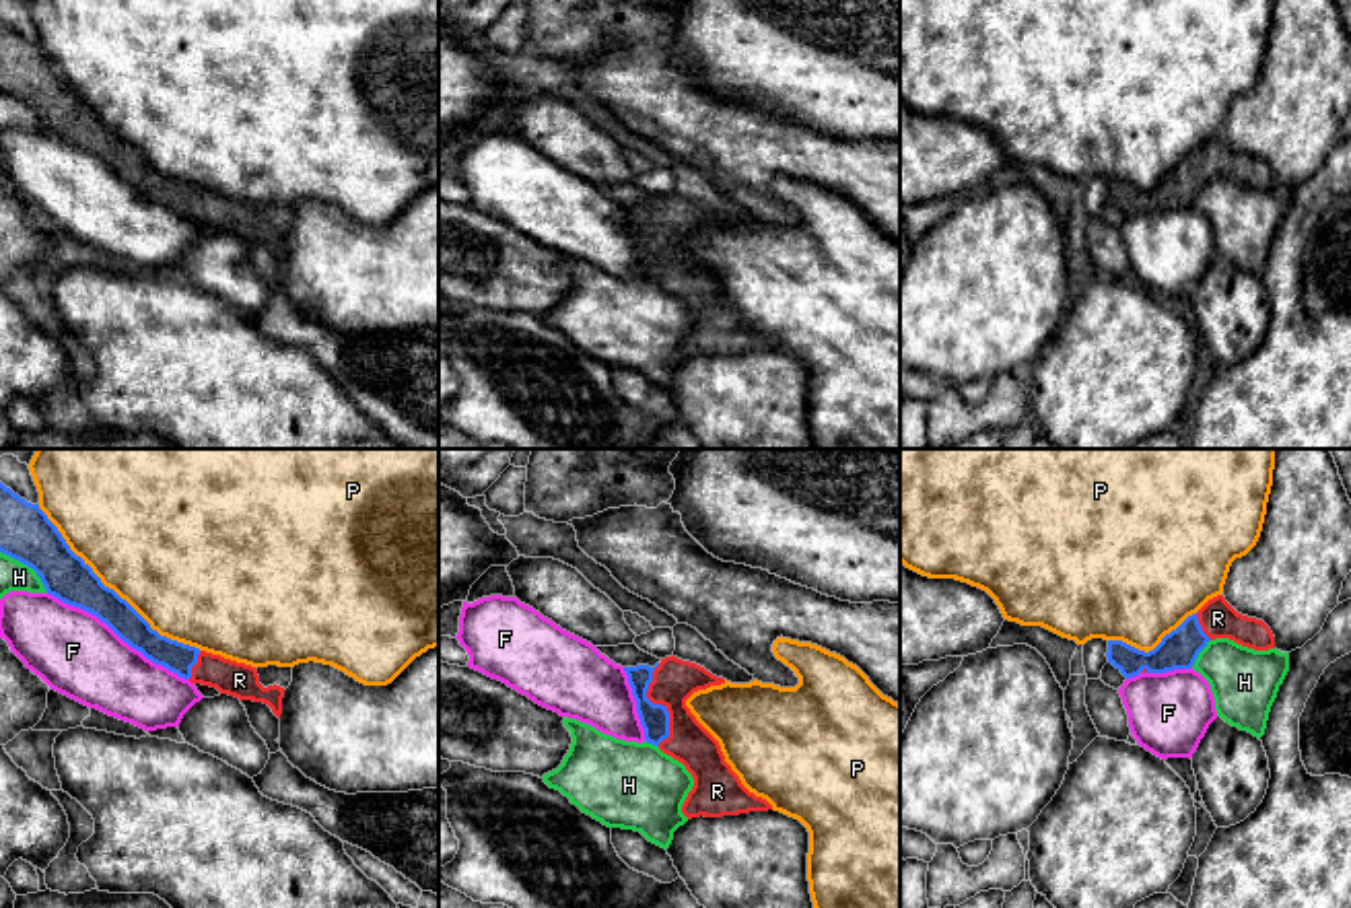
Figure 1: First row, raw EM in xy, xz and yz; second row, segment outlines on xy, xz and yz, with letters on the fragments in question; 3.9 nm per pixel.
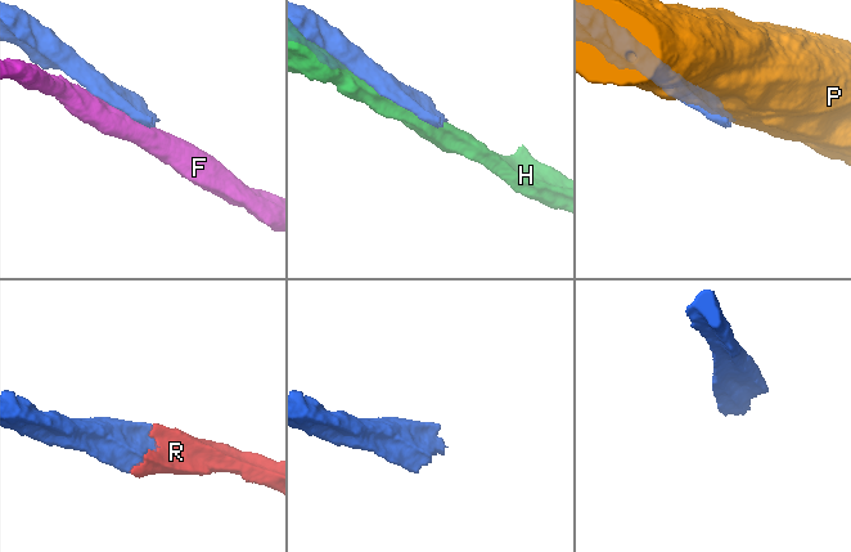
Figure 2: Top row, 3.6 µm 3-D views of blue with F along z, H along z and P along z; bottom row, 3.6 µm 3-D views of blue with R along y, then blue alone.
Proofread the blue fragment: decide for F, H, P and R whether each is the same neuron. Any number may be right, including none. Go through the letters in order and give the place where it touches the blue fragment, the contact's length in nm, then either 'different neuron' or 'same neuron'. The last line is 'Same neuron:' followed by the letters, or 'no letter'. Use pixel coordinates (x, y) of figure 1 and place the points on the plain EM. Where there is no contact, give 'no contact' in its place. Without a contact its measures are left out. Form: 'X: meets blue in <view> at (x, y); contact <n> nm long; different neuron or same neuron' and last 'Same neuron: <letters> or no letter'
F: meets blue in xy at (118, 173); contact 650 nm long; different neuron
H: meets blue in xy at (27, 103); contact 260 nm long; different neuron
P: meets blue in xy at (114, 130); contact 850 nm long; different neuron
R: meets blue in xz at (660, 243); contact 320 nm long; same neuron
Same neuron: R

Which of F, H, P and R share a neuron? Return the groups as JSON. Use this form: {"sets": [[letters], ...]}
{"sets": [["F"], ["H"], ["P"], ["R"]]}

